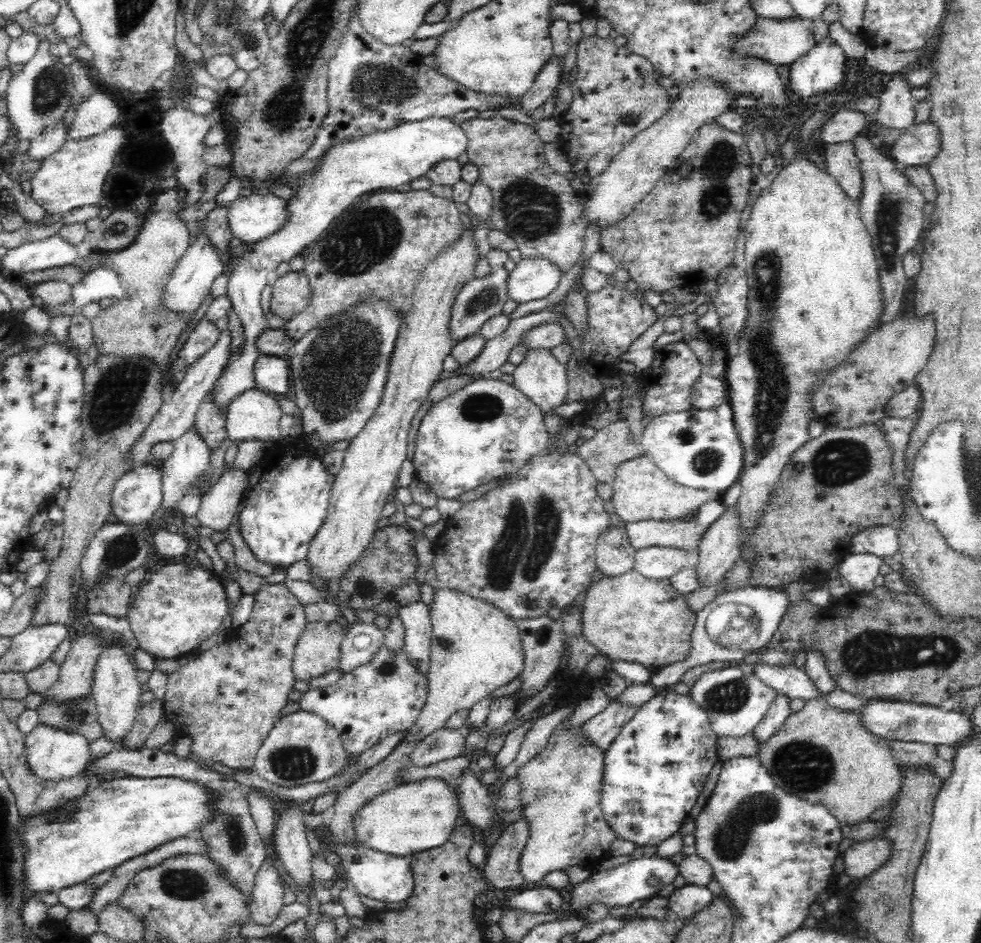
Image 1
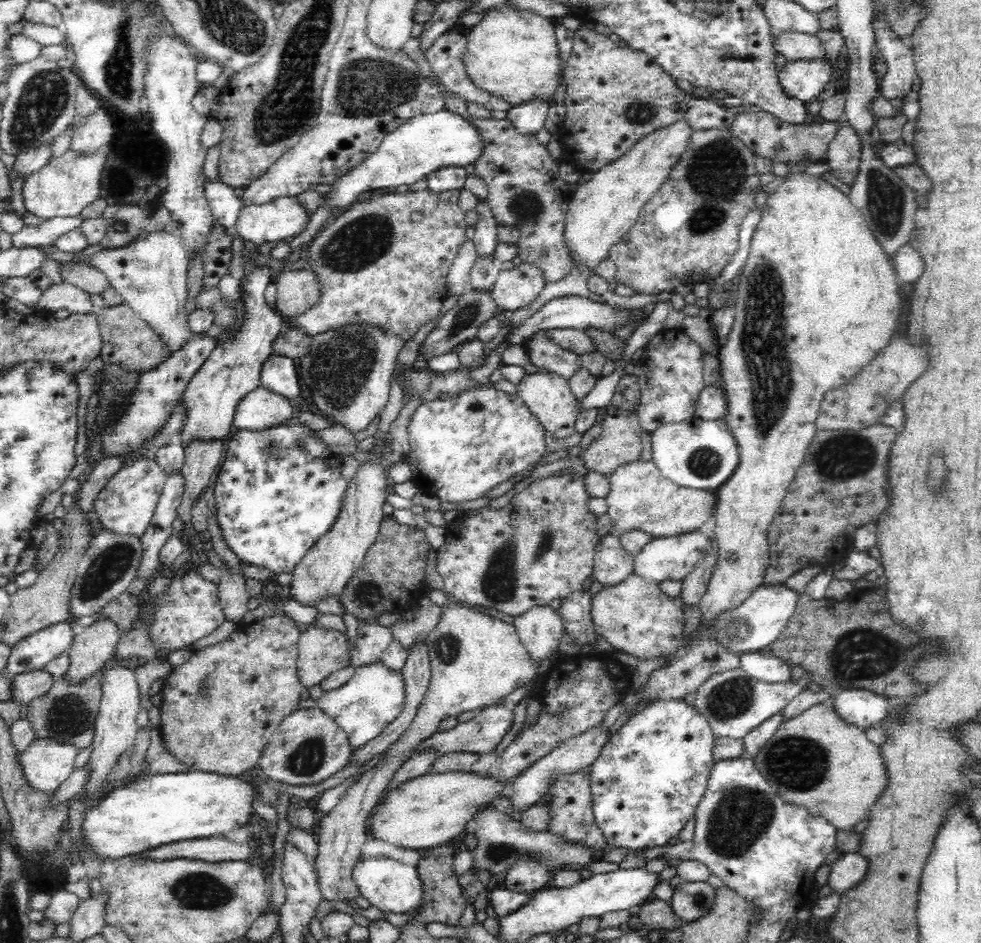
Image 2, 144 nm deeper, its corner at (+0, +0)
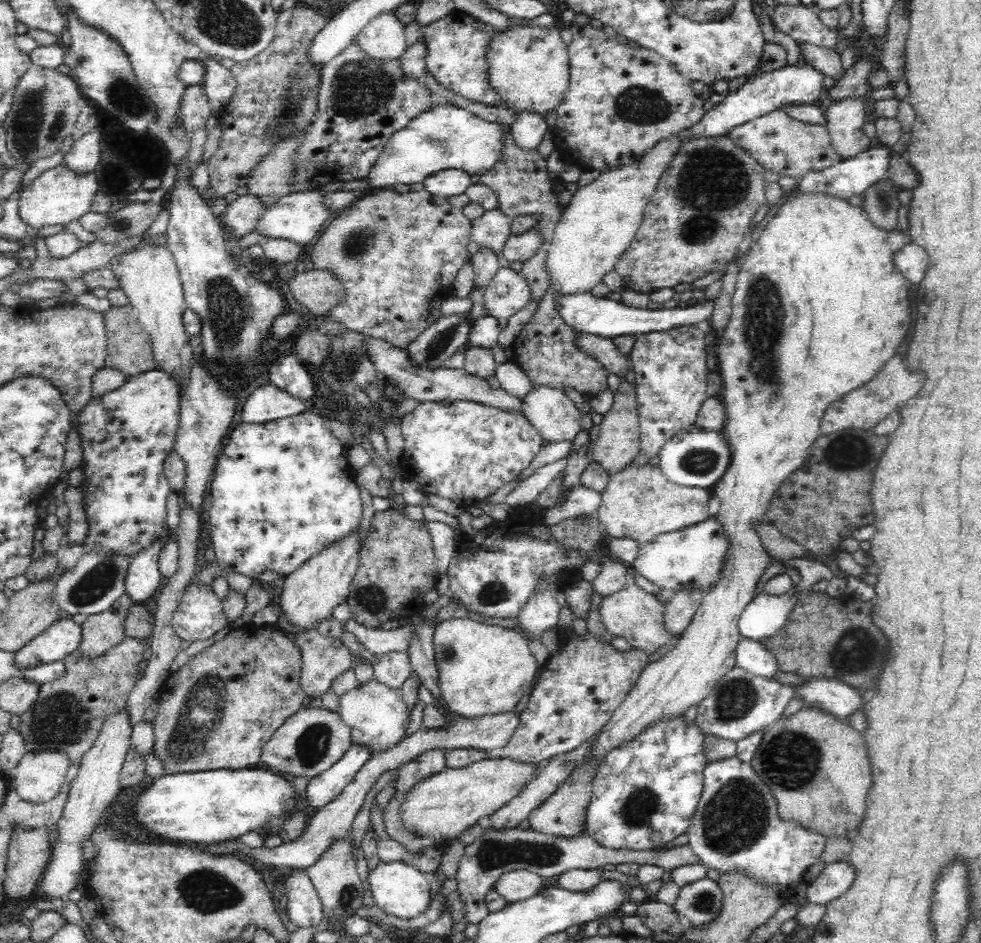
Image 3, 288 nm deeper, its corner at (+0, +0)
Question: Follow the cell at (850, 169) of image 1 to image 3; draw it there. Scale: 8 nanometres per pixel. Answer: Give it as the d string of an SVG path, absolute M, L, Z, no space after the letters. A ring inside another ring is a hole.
M882 88L874 90L872 96L868 94L864 98L838 100L826 110L826 124L828 124L826 128L830 132L838 158L850 160L856 158L856 154L864 154L866 150L870 150L872 140L862 134L862 126L866 122L864 112L866 98L878 102L878 100L890 100L894 96L896 96L894 88Z

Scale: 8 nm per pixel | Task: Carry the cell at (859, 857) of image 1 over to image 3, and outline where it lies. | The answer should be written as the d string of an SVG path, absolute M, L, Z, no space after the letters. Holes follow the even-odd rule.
M834 862L826 864L814 882L808 884L806 904L826 906L832 900L844 896L856 880L856 870L850 862Z

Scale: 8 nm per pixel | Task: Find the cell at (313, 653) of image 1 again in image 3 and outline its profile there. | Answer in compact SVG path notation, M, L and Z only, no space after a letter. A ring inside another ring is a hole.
M318 632L296 634L302 652L302 690L308 698L322 698L332 690L334 680L354 670L354 656L342 640L324 638Z

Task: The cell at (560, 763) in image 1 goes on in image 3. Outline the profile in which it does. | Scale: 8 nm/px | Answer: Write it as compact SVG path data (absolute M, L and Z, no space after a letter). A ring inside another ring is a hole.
M512 870L508 874L502 874L494 884L494 888L502 896L502 900L506 900L506 904L510 906L534 898L534 894L540 894L542 876L532 874L528 870Z

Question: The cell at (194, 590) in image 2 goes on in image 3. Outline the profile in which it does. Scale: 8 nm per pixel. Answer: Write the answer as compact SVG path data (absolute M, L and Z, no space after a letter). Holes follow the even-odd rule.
M196 580L182 592L182 598L178 600L178 608L174 612L174 634L180 640L186 642L204 642L210 640L212 636L216 636L220 630L224 630L228 626L228 616L224 612L224 602L218 600L218 596L212 592L210 586L198 586Z

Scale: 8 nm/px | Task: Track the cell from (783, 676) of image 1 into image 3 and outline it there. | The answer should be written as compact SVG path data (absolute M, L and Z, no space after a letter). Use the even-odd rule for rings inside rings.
M742 638L738 642L736 666L754 676L764 676L764 678L772 678L778 672L776 658L766 652L762 642L754 642L750 638Z

